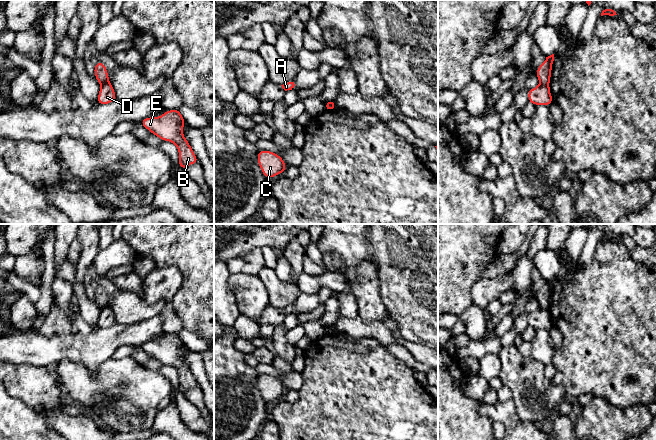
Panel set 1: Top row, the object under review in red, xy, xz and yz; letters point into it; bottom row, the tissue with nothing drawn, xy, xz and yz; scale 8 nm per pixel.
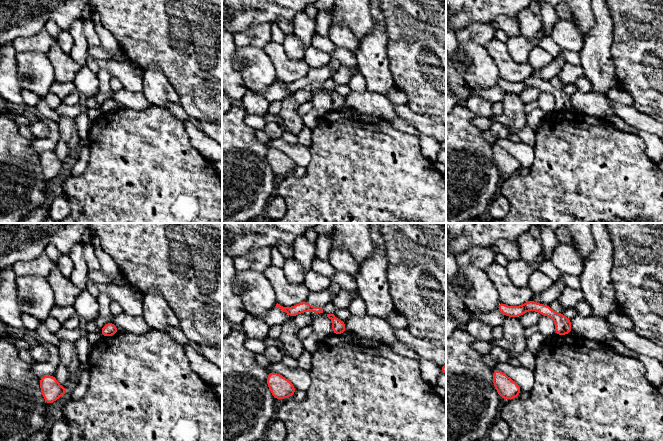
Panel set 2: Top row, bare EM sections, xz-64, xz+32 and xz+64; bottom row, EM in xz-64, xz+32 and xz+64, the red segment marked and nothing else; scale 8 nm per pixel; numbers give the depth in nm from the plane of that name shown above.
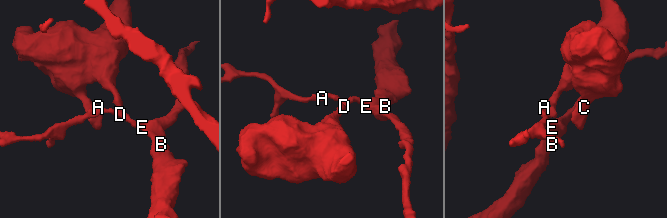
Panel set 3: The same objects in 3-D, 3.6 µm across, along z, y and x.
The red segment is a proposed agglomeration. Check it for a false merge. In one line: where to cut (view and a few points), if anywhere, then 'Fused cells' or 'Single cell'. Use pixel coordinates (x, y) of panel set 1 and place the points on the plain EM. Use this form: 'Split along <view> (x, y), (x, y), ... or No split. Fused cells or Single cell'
Split along yz (540, 307), (548, 309). Fused cells

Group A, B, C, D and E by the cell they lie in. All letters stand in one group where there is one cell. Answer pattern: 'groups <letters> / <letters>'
groups A B D E / C

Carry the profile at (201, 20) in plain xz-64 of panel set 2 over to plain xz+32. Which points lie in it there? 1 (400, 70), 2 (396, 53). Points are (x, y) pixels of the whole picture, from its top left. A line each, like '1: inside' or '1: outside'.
1: inside
2: inside

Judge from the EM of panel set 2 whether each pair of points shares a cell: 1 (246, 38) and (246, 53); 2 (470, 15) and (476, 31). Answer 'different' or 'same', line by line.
1: different
2: different

